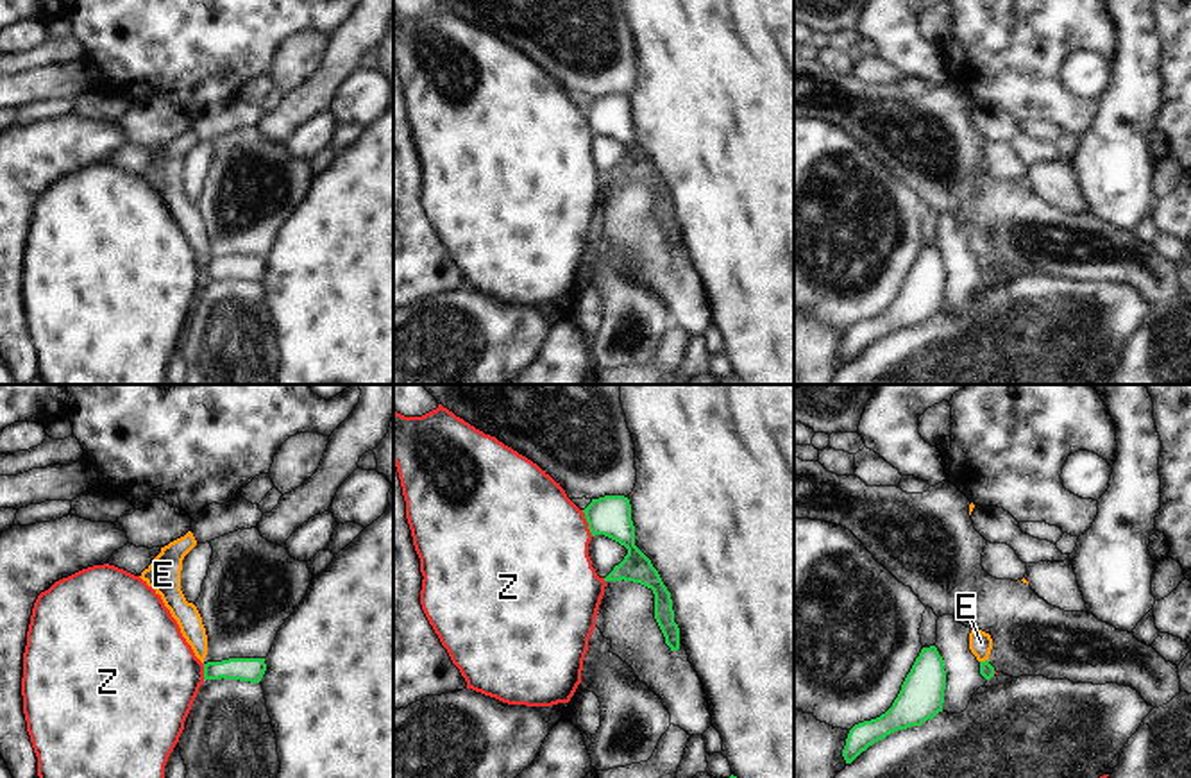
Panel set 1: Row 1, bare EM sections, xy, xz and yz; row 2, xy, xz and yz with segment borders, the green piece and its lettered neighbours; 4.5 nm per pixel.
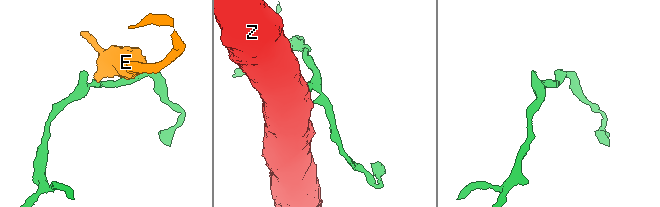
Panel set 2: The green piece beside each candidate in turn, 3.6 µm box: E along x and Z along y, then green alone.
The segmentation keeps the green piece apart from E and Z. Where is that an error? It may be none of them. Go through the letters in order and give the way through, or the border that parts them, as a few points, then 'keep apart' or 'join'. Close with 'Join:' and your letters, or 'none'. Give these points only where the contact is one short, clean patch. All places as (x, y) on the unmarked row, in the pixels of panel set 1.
E: border along yz (988, 258), (980, 262); keep apart
Z: border along xz (582, 109), (592, 135); keep apart
Join: none

